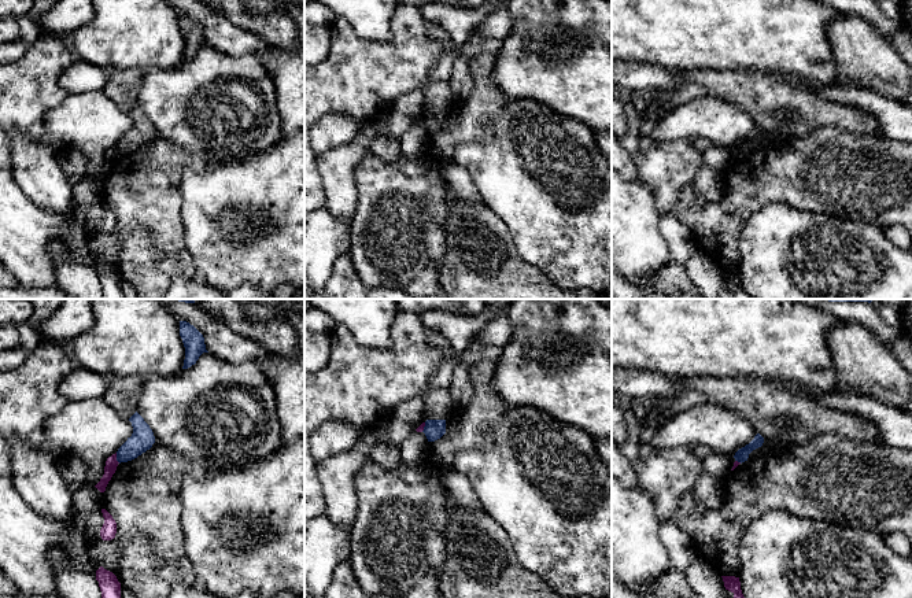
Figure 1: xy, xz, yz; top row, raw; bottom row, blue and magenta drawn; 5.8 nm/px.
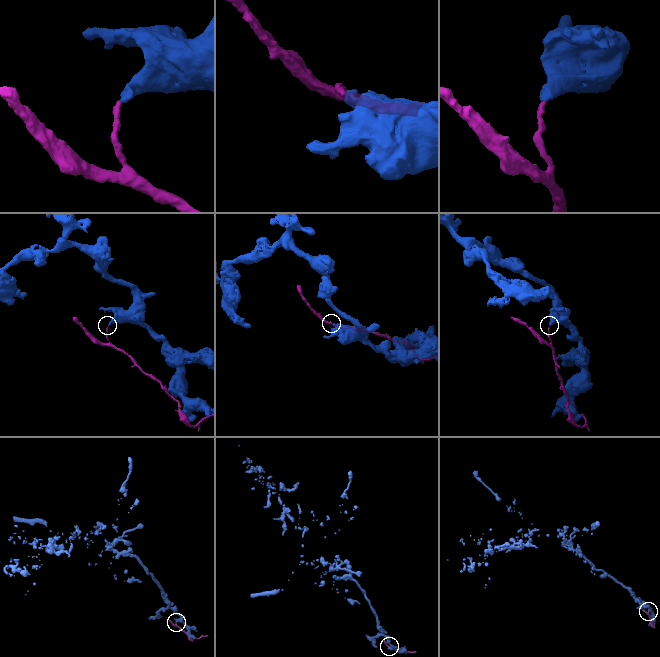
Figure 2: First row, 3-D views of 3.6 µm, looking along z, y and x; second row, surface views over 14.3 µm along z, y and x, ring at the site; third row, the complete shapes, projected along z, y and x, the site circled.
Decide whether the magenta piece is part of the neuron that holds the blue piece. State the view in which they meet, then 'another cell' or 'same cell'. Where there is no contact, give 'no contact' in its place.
xy | another cell

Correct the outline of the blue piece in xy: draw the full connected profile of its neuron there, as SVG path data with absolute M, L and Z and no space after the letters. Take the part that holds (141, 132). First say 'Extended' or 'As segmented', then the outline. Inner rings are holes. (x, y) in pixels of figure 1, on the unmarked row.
As segmented. M137 104L129 111L129 114L132 115L133 126L117 144L117 154L119 156L137 151L155 136L152 122Z

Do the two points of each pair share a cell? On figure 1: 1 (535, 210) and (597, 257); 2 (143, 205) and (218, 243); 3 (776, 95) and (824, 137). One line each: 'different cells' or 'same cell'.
1: same cell
2: different cells
3: different cells

